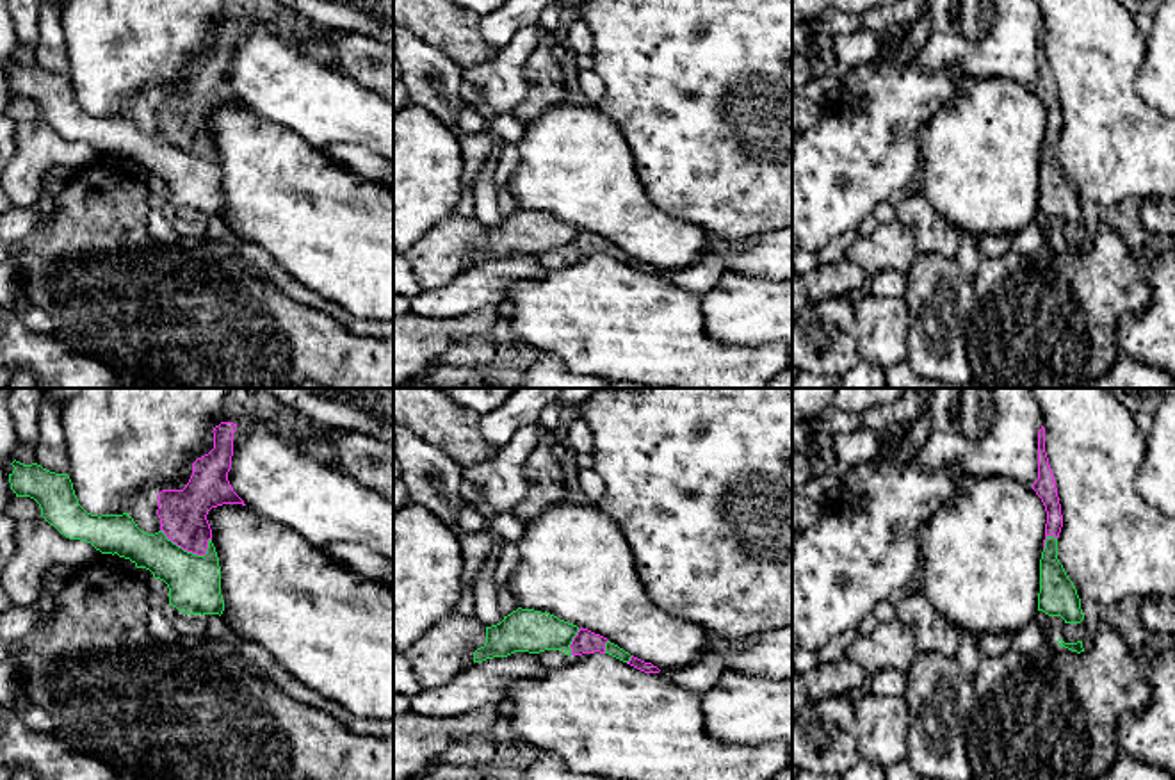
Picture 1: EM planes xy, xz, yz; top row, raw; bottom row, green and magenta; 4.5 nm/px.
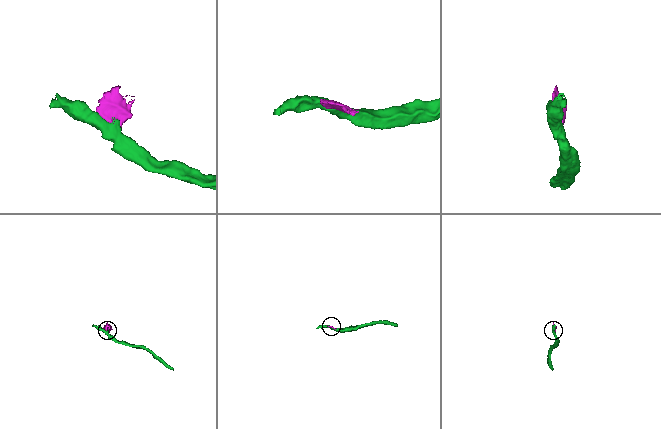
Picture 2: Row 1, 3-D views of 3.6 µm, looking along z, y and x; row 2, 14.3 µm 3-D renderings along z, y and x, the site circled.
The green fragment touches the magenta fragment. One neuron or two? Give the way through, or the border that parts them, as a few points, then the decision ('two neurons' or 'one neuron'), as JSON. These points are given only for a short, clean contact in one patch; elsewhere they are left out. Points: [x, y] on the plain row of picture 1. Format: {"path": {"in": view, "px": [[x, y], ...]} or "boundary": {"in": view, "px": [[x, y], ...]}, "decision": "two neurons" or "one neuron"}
{"decision": "one neuron"}

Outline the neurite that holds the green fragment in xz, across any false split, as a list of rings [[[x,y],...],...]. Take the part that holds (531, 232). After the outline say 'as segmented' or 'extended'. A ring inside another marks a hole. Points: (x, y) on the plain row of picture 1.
[[[518,208],[497,226],[486,228],[486,244],[474,253],[474,264],[493,258],[507,258],[515,253],[539,255],[559,251],[566,256],[609,255],[644,274],[659,274],[652,264],[644,264],[607,239],[573,224],[559,221],[550,214]]]; extended

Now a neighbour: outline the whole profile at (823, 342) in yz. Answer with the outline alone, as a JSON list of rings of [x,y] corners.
[[[855,296],[810,301],[792,319],[792,365],[837,378],[862,362],[855,349]]]

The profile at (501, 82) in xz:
[[[529,25],[495,57],[463,69],[459,94],[465,107],[490,107],[495,116],[515,112],[527,96],[531,82],[527,61],[538,43],[539,25]]]

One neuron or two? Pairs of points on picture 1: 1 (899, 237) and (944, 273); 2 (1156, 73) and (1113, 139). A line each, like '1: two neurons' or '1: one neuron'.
1: two neurons
2: two neurons

